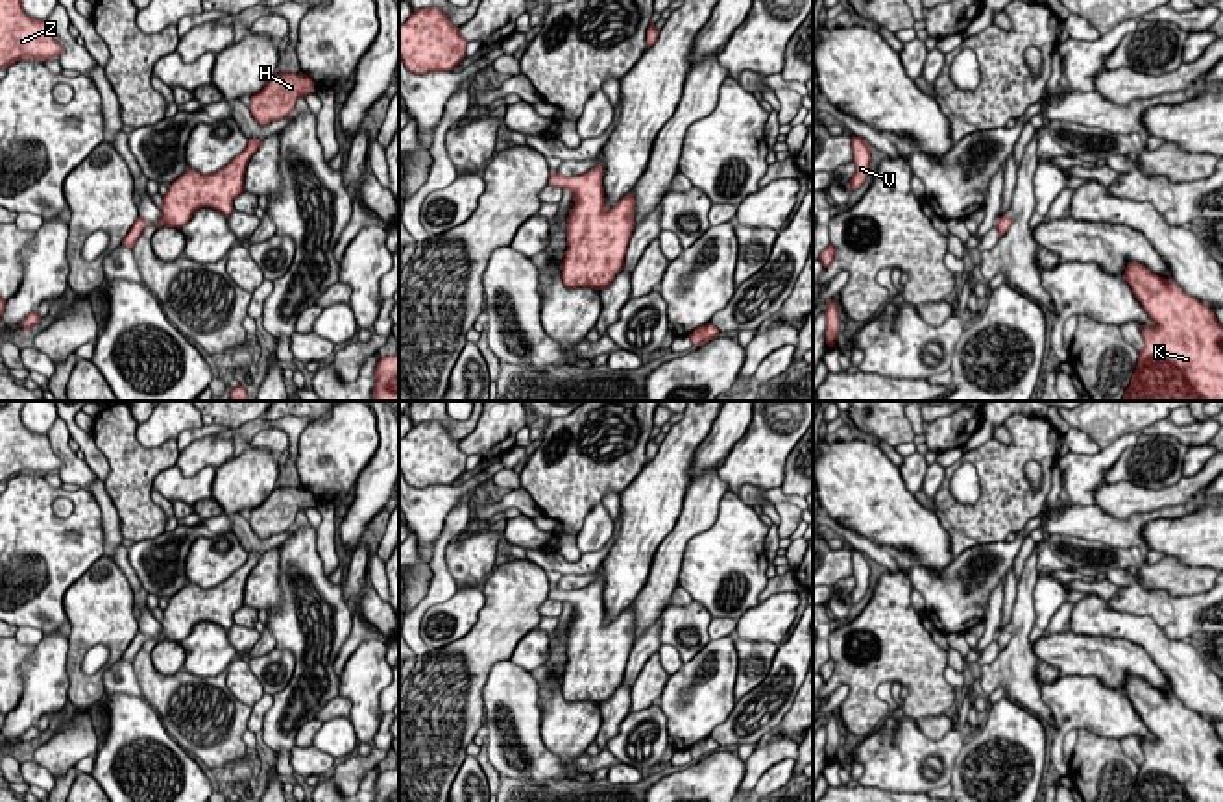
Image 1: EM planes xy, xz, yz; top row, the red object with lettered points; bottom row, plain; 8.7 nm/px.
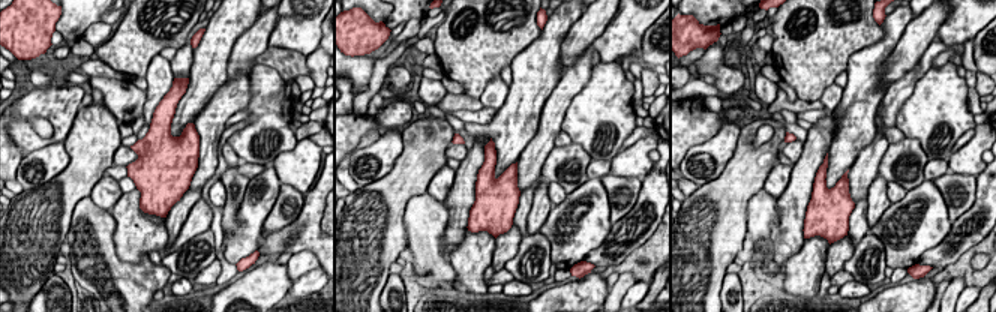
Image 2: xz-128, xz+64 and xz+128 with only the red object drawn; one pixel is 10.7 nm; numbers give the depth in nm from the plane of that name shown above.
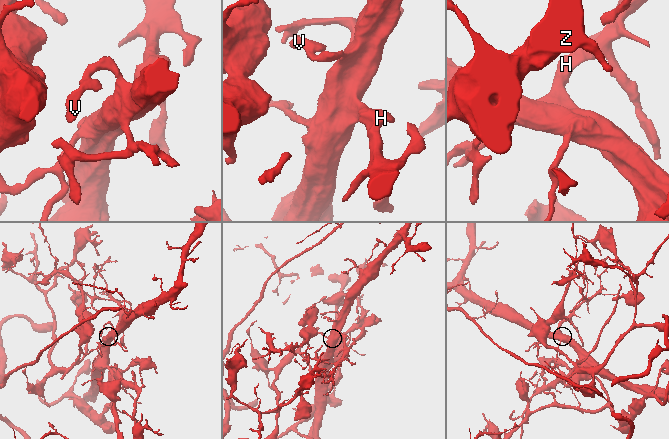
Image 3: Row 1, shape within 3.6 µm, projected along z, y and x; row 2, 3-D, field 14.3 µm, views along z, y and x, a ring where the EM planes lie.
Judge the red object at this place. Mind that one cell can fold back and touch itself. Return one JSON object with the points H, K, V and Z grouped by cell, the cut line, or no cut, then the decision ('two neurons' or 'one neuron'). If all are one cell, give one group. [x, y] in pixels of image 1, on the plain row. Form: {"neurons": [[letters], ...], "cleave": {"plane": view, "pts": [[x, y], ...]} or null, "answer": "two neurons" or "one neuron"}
{"neurons": [["H", "K", "V"], ["Z"]], "cleave": {"plane": "xz", "pts": [[557, 588], [549, 597]]}, "answer": "two neurons"}

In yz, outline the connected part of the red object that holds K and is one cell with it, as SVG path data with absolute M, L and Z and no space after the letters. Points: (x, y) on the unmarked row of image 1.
M1131 676L1125 682L1123 693L1129 697L1147 730L1156 737L1155 743L1138 739L1144 763L1138 767L1138 778L1129 802L1223 802L1223 741L1212 723L1188 710L1173 693L1164 693L1144 678Z

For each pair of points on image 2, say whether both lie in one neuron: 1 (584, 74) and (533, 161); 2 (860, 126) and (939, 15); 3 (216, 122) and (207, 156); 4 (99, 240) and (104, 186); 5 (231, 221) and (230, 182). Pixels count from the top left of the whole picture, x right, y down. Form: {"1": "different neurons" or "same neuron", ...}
{"1": "same neuron", "2": "different neurons", "3": "same neuron", "4": "different neurons", "5": "same neuron"}

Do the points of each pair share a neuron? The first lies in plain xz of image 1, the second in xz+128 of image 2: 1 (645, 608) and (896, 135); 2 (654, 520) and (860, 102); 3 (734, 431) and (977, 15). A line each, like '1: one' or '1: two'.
1: two
2: one
3: two

